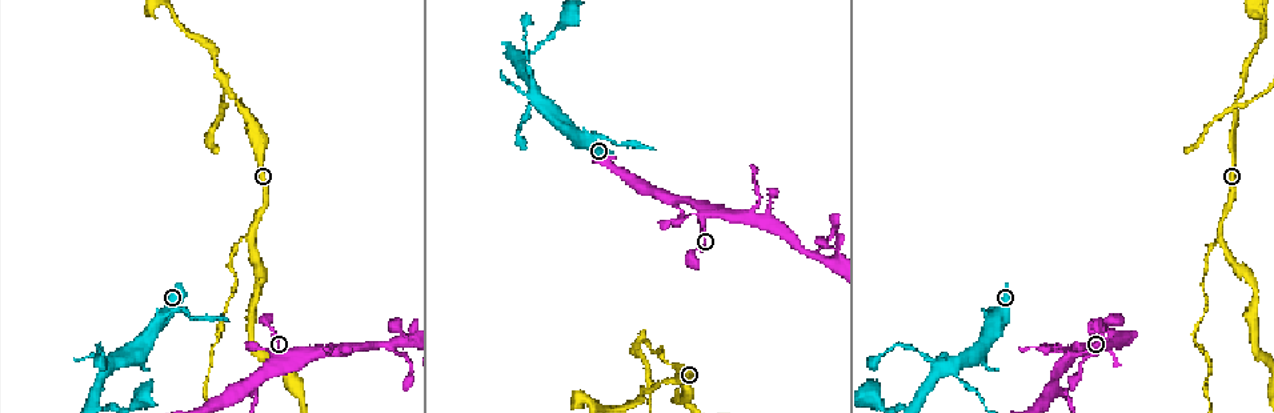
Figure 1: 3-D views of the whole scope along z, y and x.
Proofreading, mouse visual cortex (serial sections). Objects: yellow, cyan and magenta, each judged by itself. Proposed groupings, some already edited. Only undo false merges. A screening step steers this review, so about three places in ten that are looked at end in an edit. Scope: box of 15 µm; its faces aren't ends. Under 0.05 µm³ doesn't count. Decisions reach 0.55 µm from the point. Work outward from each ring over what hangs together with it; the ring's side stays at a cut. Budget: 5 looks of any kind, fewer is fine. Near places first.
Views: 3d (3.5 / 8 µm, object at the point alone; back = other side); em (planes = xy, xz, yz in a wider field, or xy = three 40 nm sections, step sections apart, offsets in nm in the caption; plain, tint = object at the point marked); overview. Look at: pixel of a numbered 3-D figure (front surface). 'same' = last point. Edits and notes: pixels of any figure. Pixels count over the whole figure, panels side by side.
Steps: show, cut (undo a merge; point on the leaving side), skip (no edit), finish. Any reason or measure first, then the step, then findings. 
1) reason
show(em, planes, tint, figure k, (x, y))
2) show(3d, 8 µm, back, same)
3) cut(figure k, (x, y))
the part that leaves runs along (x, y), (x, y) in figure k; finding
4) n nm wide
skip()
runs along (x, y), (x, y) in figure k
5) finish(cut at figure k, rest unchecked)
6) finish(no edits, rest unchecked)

sharp bend
show(3d, 8 µm, figure 1, (711, 214))

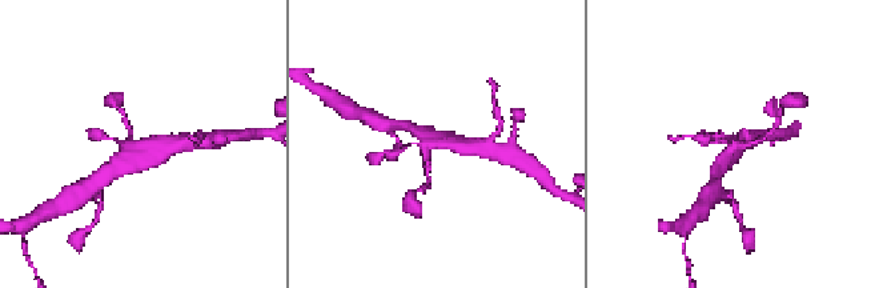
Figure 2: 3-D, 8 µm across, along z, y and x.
show(3d, 3.5 µm, back, figure 2, (440, 140))

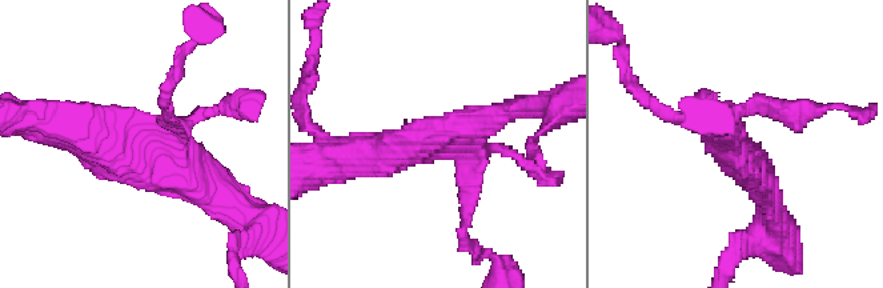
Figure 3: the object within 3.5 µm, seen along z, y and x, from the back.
skip()
runs along (465, 203), (465, 148), (350, 158) in figure 3; one cell here

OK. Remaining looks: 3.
side arm on a straight run
show(3d, 8 µm, figure 1, (254, 232))

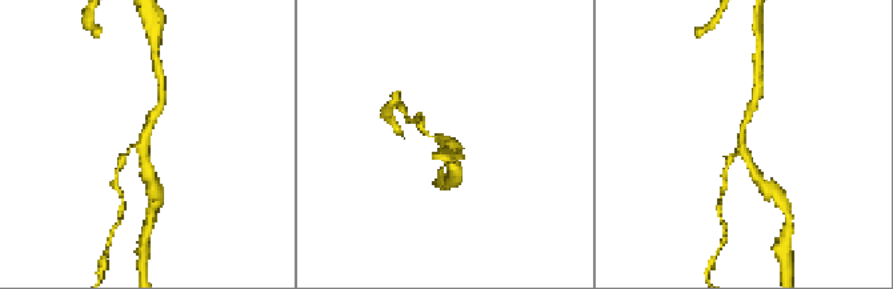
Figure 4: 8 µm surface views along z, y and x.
3 arms; arms of 150, 250, 250 nm; shape alone is not enough
show(em, planes, tint, figure 4, (744, 139))

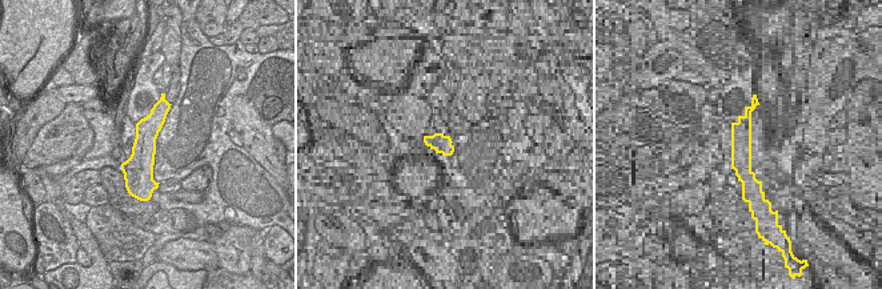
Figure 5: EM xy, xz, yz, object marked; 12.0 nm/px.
cut(figure 4, (121, 160))
the part that leaves runs along (135, 145), (119, 164), (116, 188), (120, 192) in figure 4; a second cell is stuck on

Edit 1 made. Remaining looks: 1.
finish(cut at figure 4, rest unchecked)

